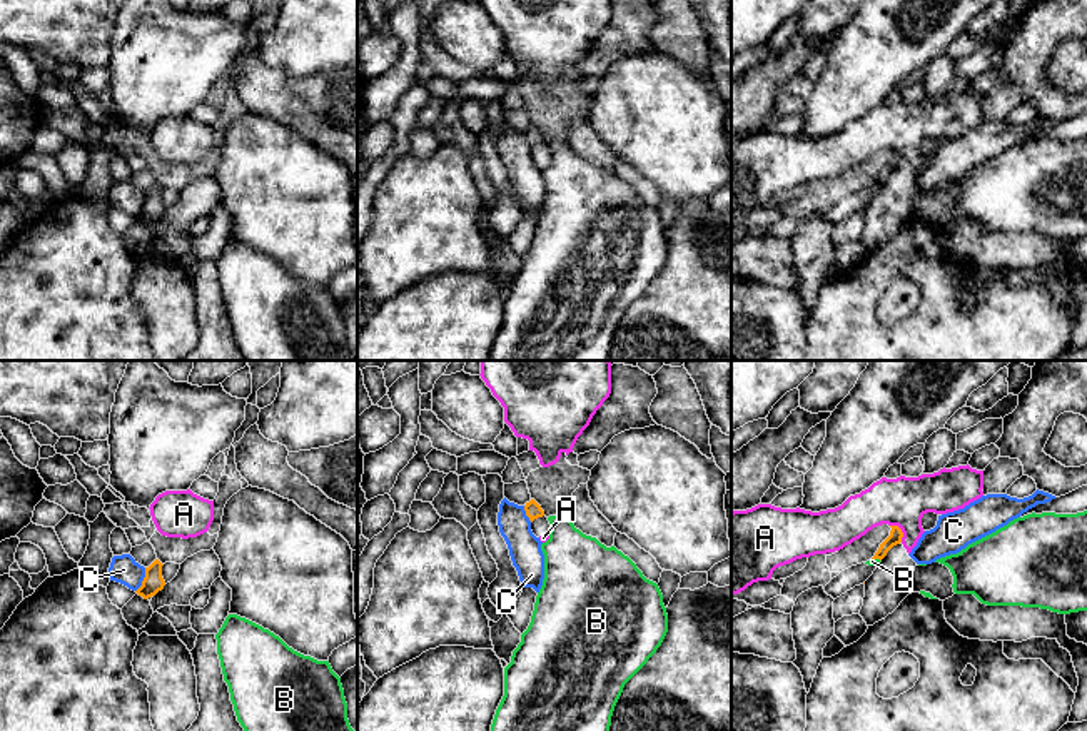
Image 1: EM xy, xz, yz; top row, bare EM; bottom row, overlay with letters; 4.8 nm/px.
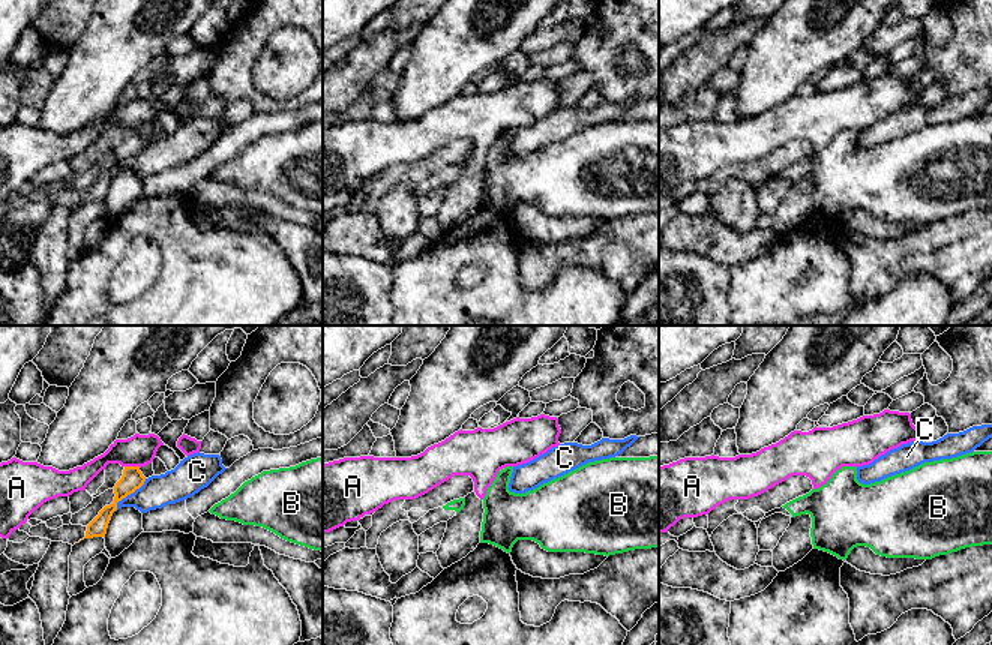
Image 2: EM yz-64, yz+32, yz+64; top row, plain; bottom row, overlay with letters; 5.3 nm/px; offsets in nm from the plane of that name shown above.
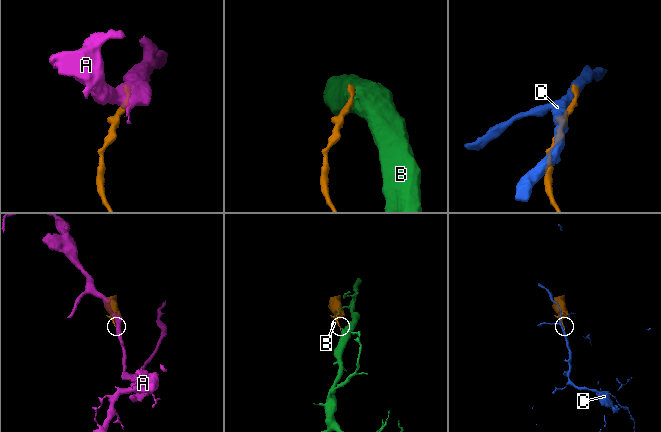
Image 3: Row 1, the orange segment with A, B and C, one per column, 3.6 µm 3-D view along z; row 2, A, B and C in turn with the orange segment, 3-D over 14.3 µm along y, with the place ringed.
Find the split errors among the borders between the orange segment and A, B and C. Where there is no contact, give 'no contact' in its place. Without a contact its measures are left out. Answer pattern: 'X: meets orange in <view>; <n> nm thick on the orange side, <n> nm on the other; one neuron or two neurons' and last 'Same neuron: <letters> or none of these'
A: meets orange in yz; 70 nm thick on the orange side, 240 nm on the other; two neurons
B: meets orange in yz; 70 nm thick on the orange side, 30 nm on the other; two neurons
C: meets orange in xy; 100 nm thick on the orange side, 140 nm on the other; two neurons
Same neuron: none of these

